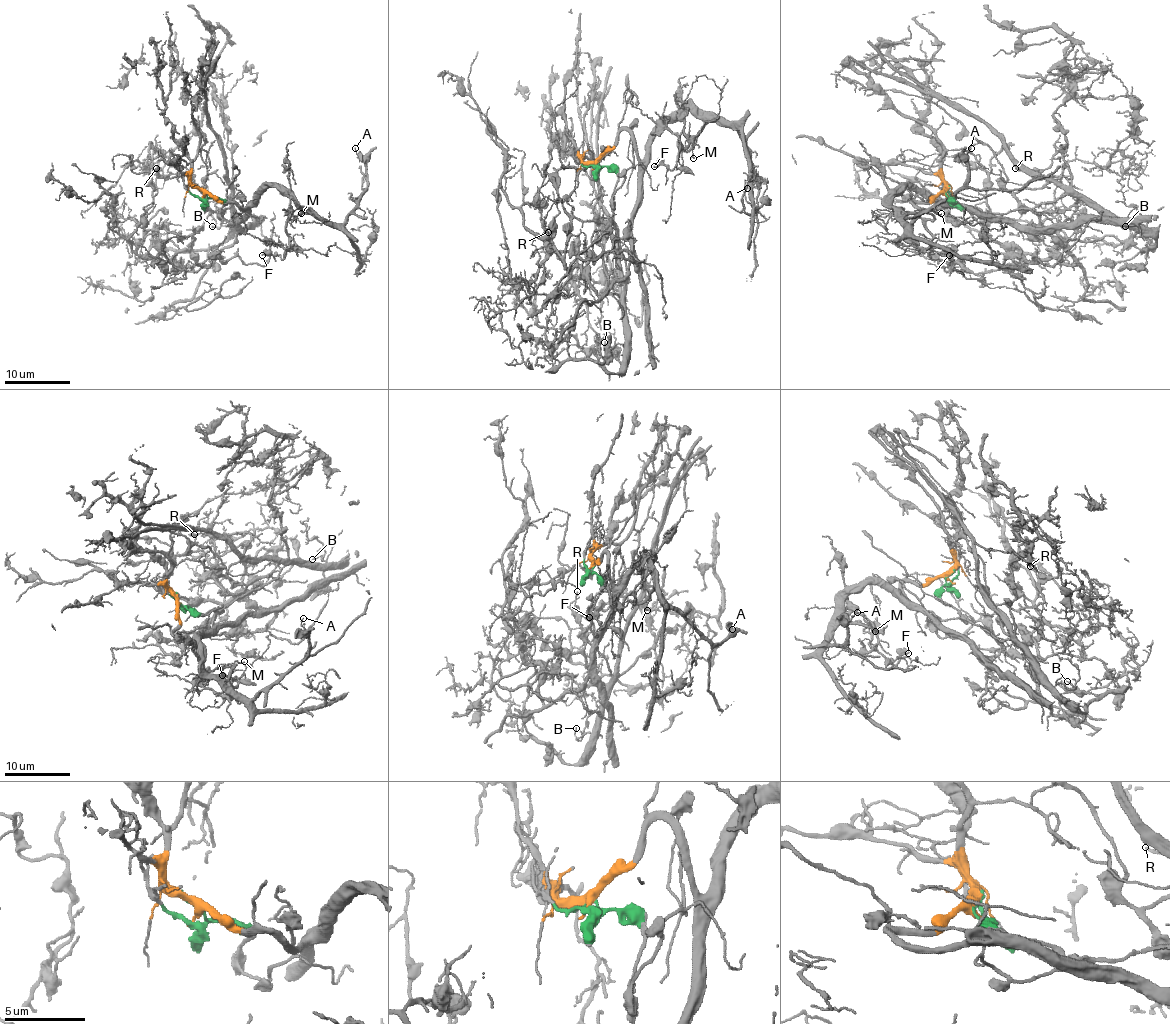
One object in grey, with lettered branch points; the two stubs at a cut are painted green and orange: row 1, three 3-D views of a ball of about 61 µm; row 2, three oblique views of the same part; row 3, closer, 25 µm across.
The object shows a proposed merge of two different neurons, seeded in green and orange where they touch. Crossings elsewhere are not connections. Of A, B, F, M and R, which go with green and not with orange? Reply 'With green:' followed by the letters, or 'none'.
With green: B, R

